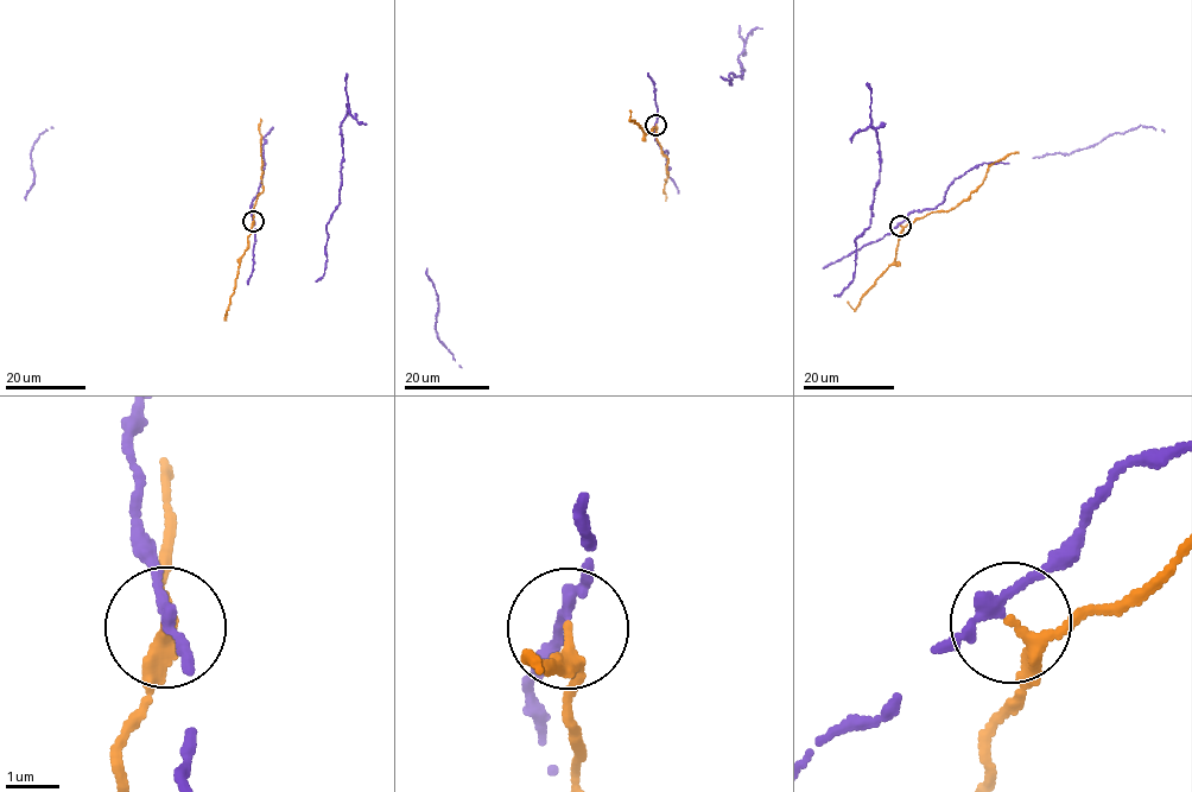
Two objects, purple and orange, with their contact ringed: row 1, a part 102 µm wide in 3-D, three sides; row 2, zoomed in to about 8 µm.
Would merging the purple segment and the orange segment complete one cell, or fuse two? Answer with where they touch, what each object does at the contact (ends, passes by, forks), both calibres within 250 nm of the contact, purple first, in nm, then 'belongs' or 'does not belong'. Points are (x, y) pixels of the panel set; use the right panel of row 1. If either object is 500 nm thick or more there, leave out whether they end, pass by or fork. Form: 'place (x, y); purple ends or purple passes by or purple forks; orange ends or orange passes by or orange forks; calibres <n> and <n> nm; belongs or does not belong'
place (900, 226); purple passes by; orange passes by; calibres 180 and 200 nm; does not belong

